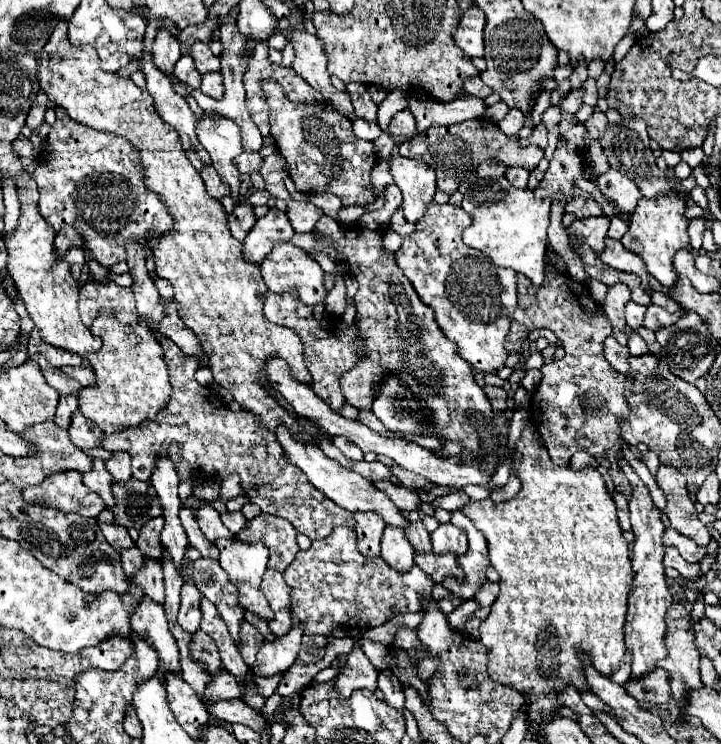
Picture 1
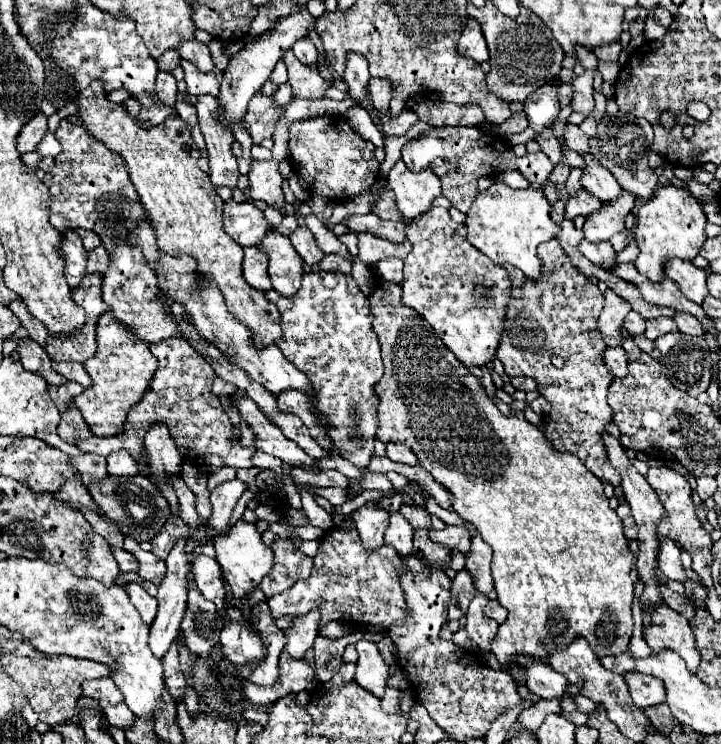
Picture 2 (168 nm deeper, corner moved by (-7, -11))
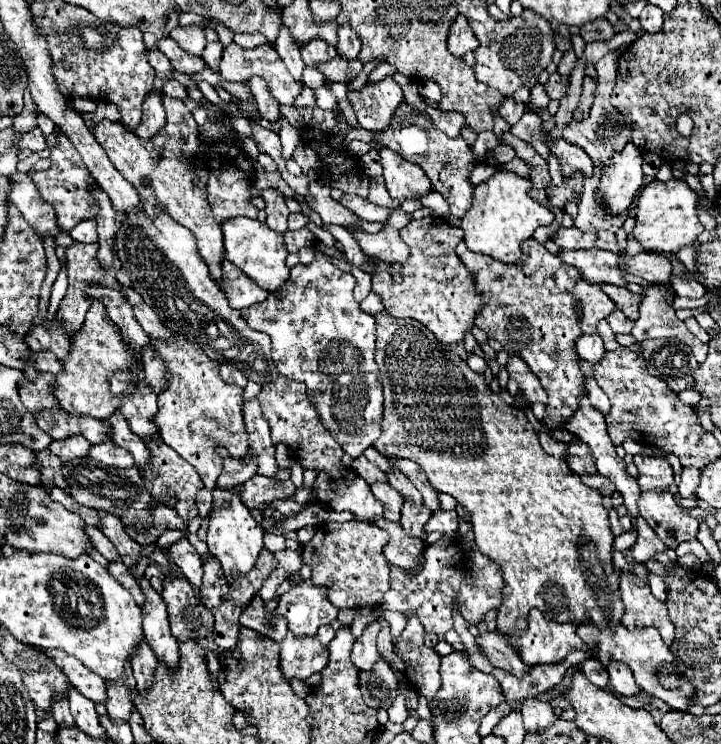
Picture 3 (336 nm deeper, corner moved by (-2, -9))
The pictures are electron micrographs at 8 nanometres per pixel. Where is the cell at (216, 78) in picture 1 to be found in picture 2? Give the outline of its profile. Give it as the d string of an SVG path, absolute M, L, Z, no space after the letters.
M180 59L180 67L184 69L184 81L186 81L186 91L188 95L218 95L218 89L220 89L220 83L222 83L222 73L216 69L216 71L210 71L210 73L204 73L204 71L198 71L196 67L192 67L192 63Z

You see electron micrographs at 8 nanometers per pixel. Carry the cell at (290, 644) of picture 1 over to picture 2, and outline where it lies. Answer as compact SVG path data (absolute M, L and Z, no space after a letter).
M308 611L306 615L294 617L292 625L288 629L284 629L284 635L288 639L286 651L292 657L302 659L304 653L312 647L316 635L318 635L318 625L320 625L318 621L320 621L320 611Z

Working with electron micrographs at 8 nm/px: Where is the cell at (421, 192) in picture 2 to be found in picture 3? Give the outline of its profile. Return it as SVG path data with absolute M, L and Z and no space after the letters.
M381 147L381 165L387 191L393 199L421 199L423 195L431 193L431 181L423 173L423 169L411 161L399 157L399 153Z

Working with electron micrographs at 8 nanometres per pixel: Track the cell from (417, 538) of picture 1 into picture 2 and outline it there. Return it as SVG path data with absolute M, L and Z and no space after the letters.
M402 503L400 507L400 513L412 523L414 529L432 529L432 523L430 523L430 513L420 507L420 505L414 505L414 503Z

